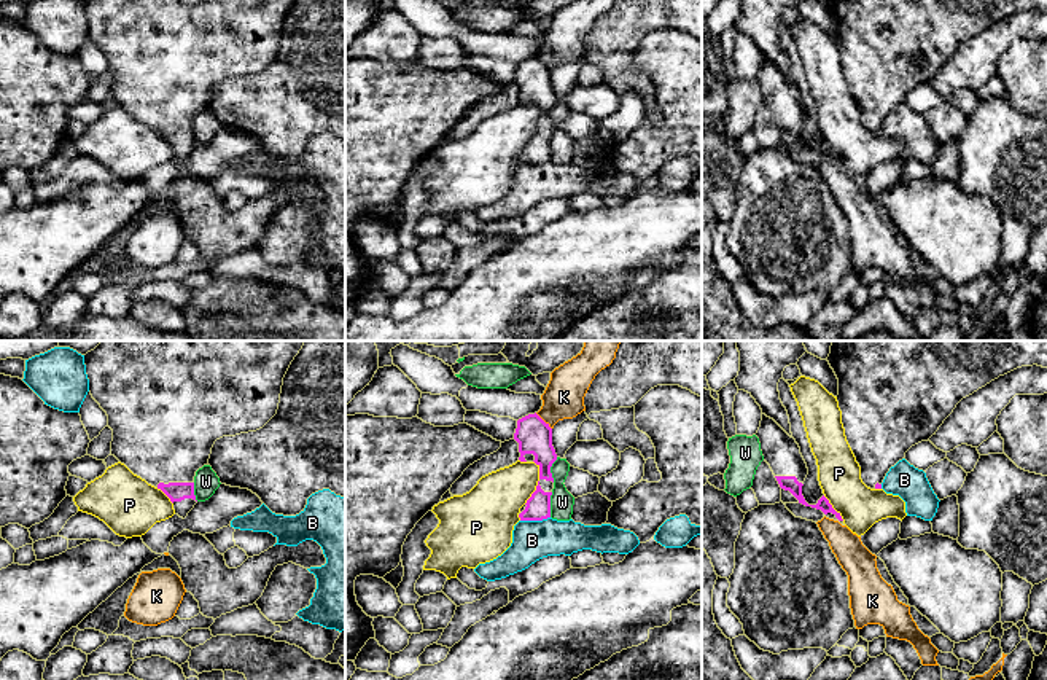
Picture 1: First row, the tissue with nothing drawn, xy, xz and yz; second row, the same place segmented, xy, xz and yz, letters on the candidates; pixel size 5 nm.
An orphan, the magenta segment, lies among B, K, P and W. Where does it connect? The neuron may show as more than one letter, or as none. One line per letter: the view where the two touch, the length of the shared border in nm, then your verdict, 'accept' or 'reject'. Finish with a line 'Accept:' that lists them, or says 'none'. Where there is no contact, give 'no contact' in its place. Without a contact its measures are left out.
B: meets magenta in xz; contact 150 nm long; reject
K: meets magenta in xz; contact 120 nm long; reject
P: meets magenta in xz; contact 220 nm long; reject
W: meets magenta in xz; contact 130 nm long; reject
Accept: none

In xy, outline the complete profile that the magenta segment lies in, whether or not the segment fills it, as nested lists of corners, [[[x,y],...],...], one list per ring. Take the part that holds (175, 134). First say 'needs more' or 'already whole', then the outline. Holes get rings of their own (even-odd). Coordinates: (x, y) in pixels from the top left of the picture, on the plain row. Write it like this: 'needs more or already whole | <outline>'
needs more | [[[84,0],[84,8],[89,22],[89,35],[107,56],[108,70],[113,73],[111,99],[124,107],[134,118],[161,132],[173,147],[175,158],[185,162],[197,147],[194,139],[196,115],[208,108],[215,84],[223,80],[256,75],[277,57],[283,21],[293,3],[294,0]]]

